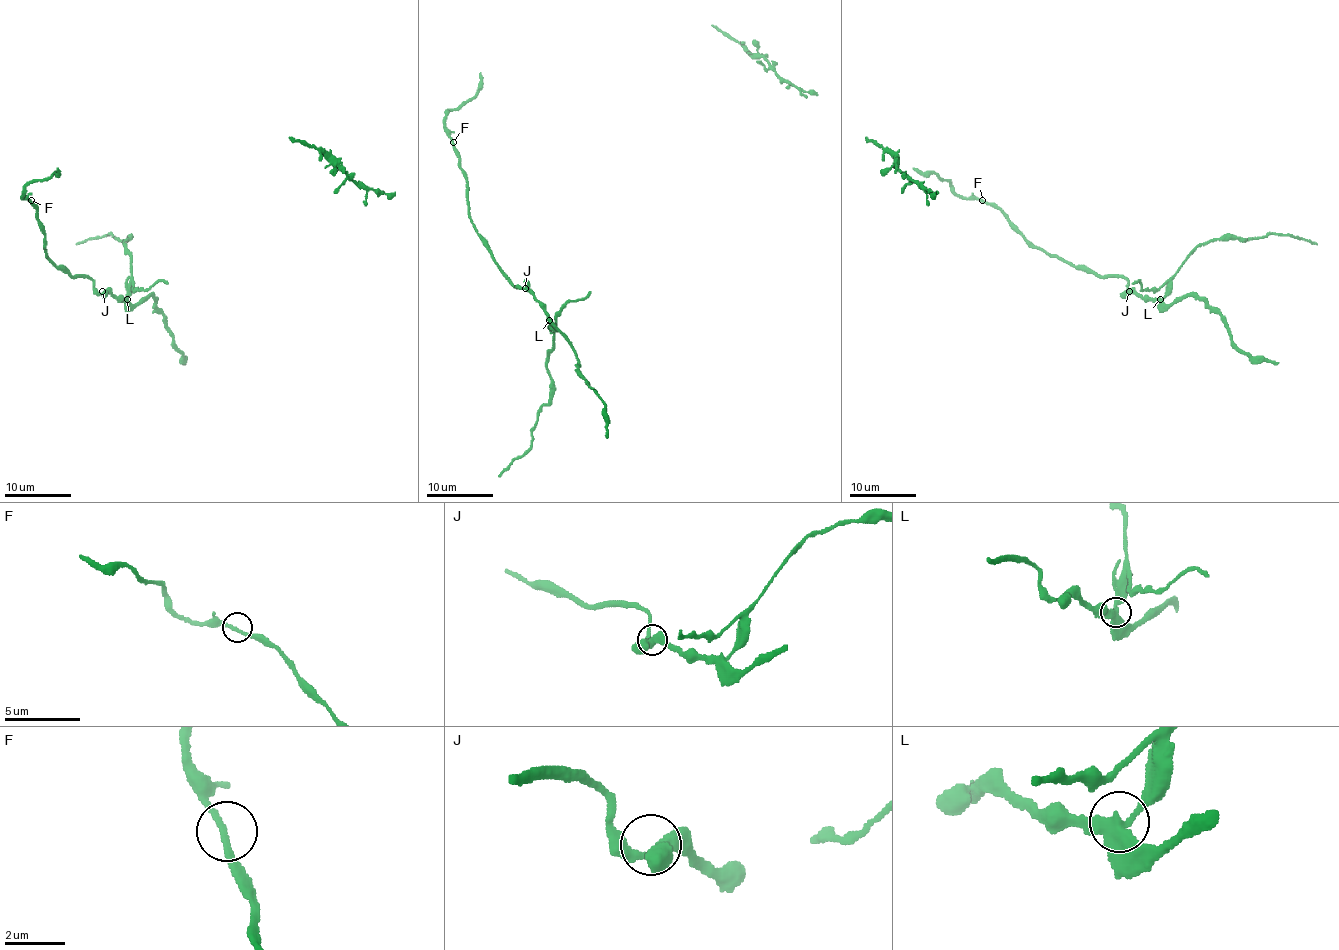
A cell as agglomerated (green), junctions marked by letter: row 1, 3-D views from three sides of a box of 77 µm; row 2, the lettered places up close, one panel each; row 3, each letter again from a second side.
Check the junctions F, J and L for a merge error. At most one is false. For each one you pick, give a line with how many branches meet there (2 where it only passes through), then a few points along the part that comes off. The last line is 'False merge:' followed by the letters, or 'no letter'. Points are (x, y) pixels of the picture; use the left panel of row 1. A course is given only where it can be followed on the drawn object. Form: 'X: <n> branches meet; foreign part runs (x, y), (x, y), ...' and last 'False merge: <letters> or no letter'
L: 3 branches meet; foreign part runs (127, 300), (131, 253), (124, 243), (129, 238), (117, 240), (109, 233), (76, 245)
False merge: L

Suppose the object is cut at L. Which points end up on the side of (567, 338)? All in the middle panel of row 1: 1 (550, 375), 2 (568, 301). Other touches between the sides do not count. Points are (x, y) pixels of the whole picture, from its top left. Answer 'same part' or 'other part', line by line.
1: other part
2: other part

